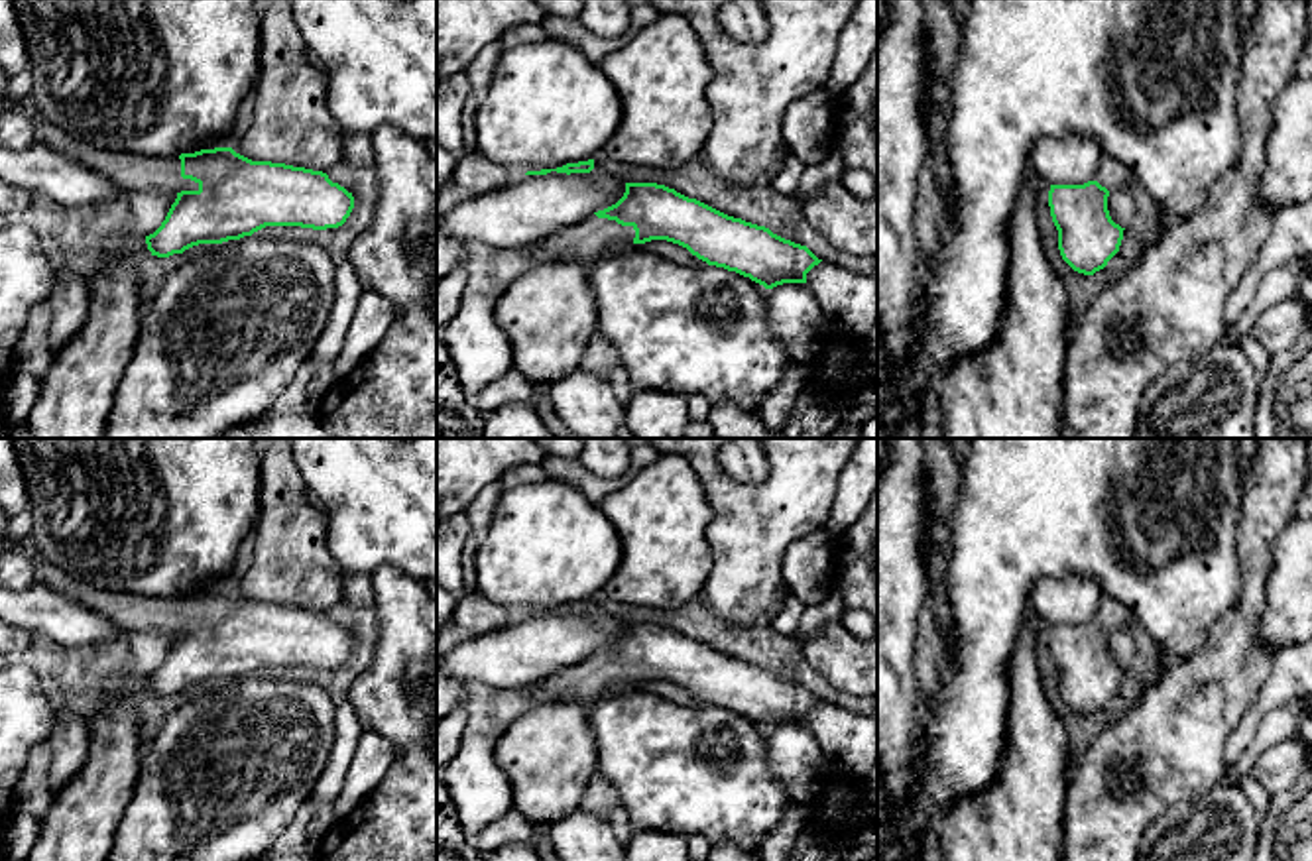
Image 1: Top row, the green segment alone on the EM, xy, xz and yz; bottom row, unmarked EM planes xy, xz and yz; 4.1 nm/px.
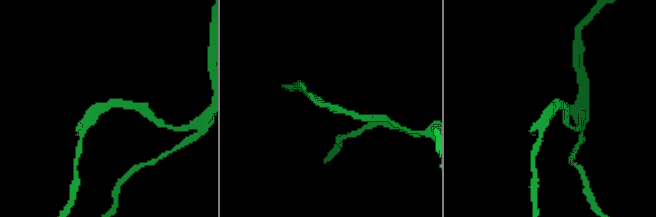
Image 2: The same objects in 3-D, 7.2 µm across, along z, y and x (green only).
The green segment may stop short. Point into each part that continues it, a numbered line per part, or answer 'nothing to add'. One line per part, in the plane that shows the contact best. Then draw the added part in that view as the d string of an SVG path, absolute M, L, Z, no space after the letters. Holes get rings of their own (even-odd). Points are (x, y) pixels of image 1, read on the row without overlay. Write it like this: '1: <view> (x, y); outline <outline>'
1: xy (136, 614); outline M0 507L0 552L12 546L24 548L35 566L35 580L45 582L65 596L85 602L90 609L118 623L126 633L199 631L199 623L181 617L179 598L102 592L75 580L41 558L30 539L10 539L6 533L8 519L10 515Z

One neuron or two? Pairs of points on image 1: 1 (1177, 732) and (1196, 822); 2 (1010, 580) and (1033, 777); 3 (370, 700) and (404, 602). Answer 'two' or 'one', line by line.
1: two
2: two
3: one

